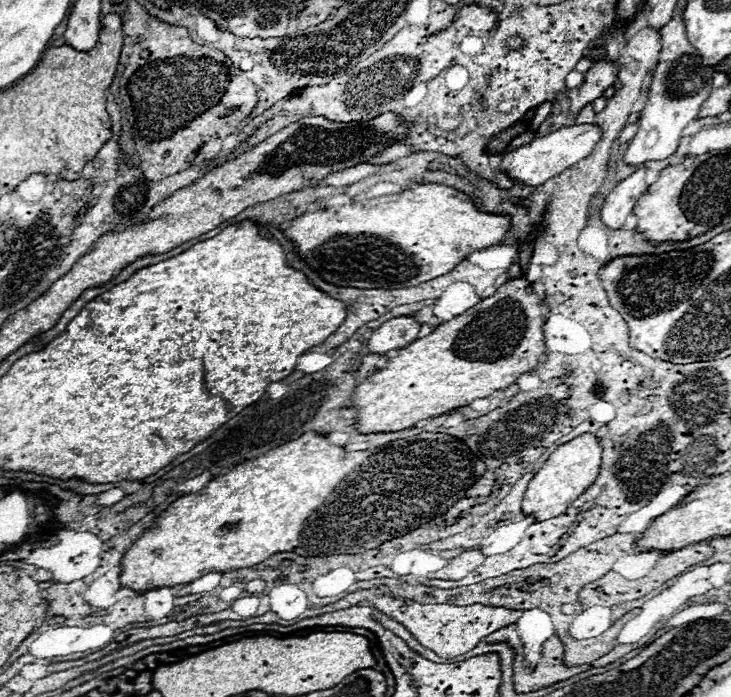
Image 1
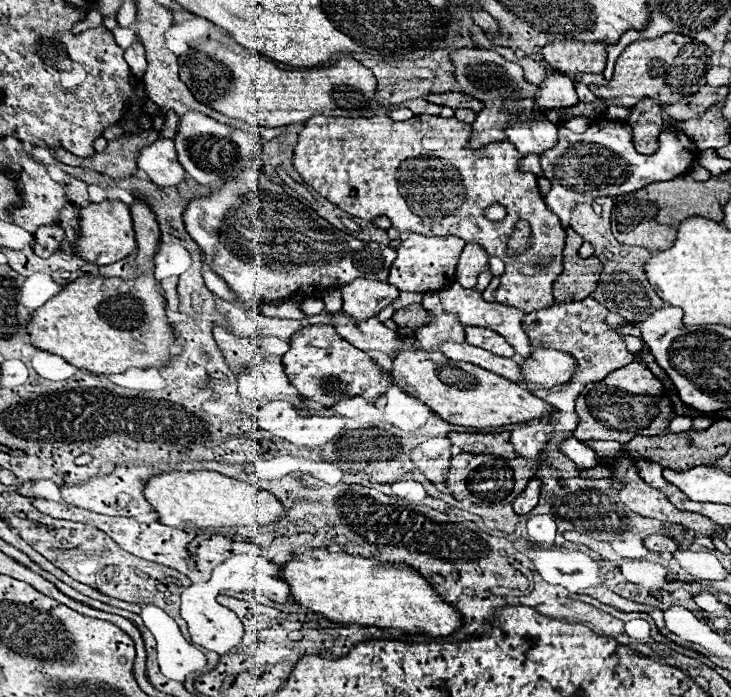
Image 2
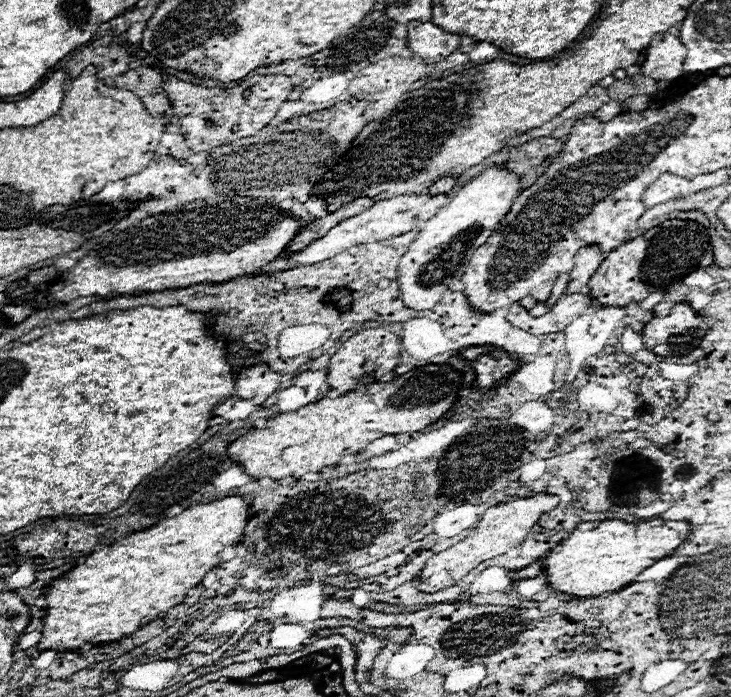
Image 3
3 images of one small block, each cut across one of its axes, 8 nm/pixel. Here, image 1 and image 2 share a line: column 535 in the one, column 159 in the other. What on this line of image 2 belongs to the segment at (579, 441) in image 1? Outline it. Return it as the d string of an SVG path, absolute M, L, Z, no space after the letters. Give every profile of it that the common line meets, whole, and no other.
M166 472L154 476L146 482L146 500L158 512L160 522L172 528L232 528L232 526L270 526L280 522L284 516L284 506L264 488L228 478L218 472Z

